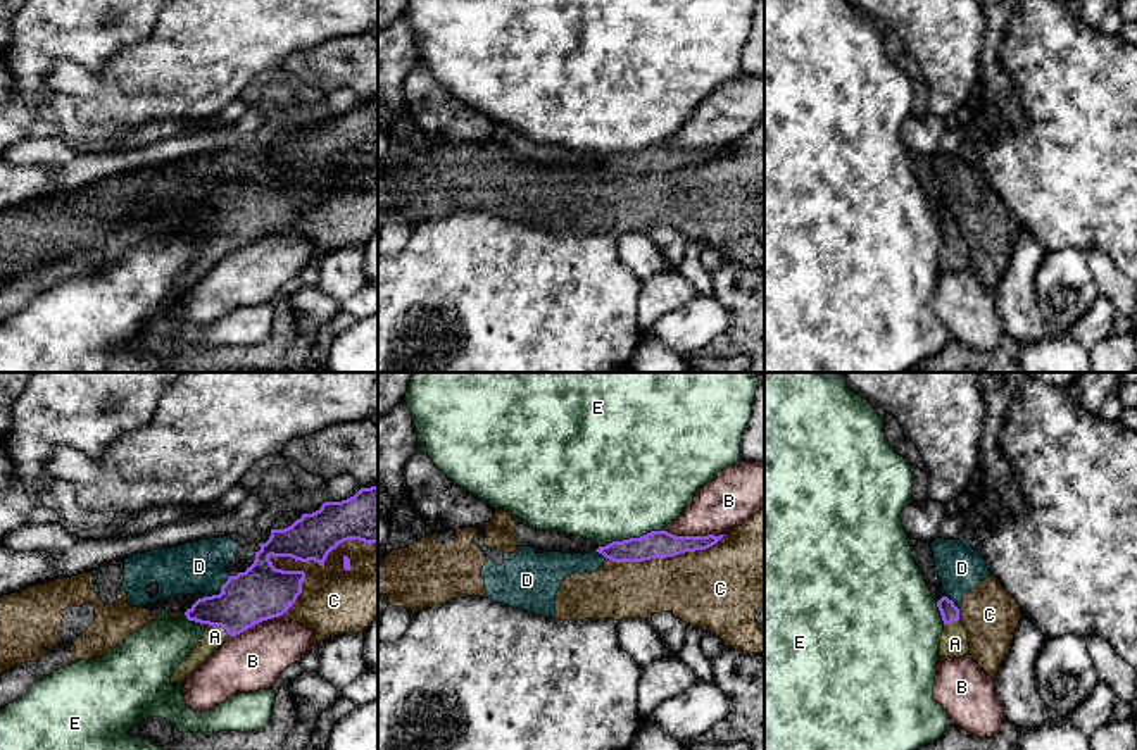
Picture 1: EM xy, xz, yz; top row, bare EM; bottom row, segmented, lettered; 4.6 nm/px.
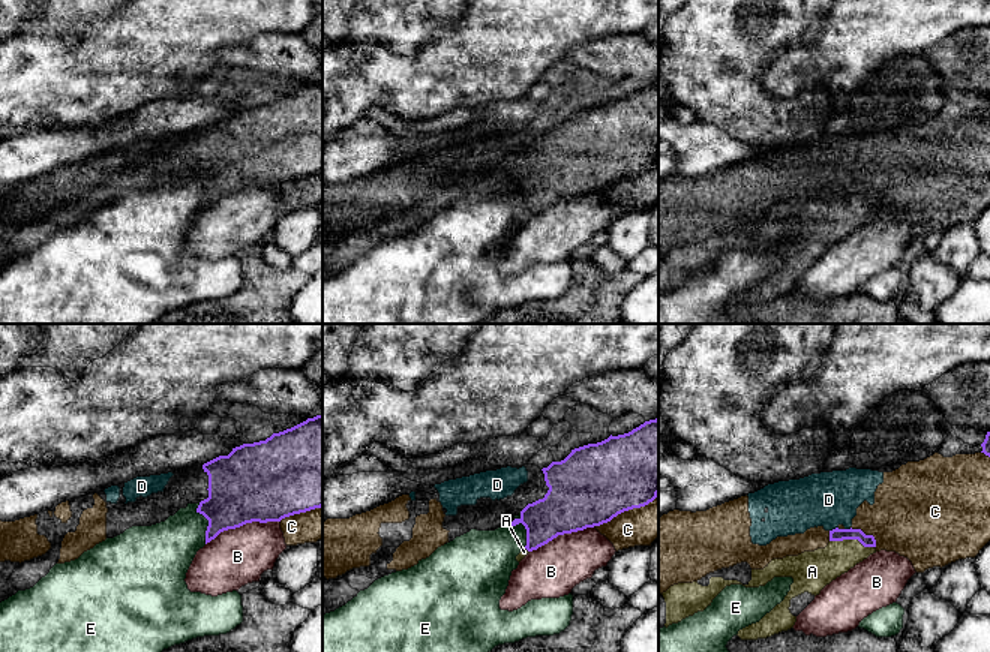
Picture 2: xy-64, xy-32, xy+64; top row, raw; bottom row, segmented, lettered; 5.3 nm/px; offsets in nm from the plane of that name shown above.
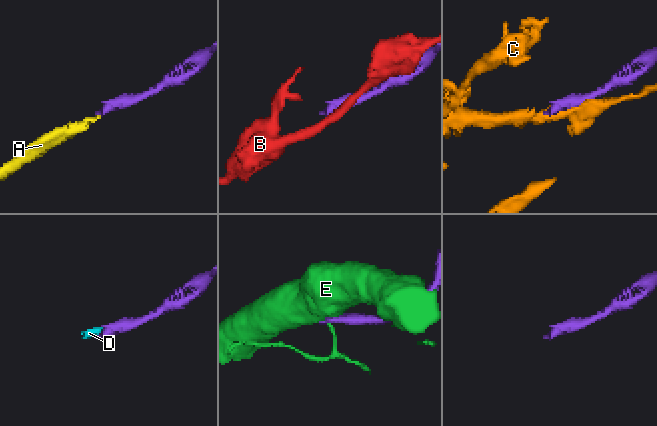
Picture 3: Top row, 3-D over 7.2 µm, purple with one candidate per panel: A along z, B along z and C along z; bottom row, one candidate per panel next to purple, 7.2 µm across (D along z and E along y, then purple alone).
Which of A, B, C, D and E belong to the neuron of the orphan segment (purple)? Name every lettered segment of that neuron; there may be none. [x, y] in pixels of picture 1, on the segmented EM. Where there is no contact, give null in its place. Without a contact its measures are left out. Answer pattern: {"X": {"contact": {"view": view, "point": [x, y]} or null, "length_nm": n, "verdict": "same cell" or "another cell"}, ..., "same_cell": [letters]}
{"A": {"contact": {"view": "xy", "point": [219, 624]}, "length_nm": 140, "verdict": "same cell"}, "B": {"contact": {"view": "xz", "point": [694, 537]}, "length_nm": 280, "verdict": "another cell"}, "C": {"contact": {"view": "xy", "point": [285, 556]}, "length_nm": 550, "verdict": "another cell"}, "D": {"contact": {"view": "yz", "point": [953, 602]}, "length_nm": 100, "verdict": "another cell"}, "E": {"contact": {"view": "xz", "point": [630, 538]}, "length_nm": 320, "verdict": "another cell"}, "same_cell": ["A"]}

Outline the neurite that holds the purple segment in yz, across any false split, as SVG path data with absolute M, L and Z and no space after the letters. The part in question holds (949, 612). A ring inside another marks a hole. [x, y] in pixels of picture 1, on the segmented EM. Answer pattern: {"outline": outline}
{"outline": "M942 597L937 602L944 621L944 631L940 636L939 657L942 659L959 659L970 653L968 633L959 621L959 609L952 600Z"}

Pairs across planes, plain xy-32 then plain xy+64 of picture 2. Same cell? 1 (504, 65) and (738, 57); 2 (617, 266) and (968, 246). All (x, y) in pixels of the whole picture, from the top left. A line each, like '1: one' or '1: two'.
1: two
2: two

